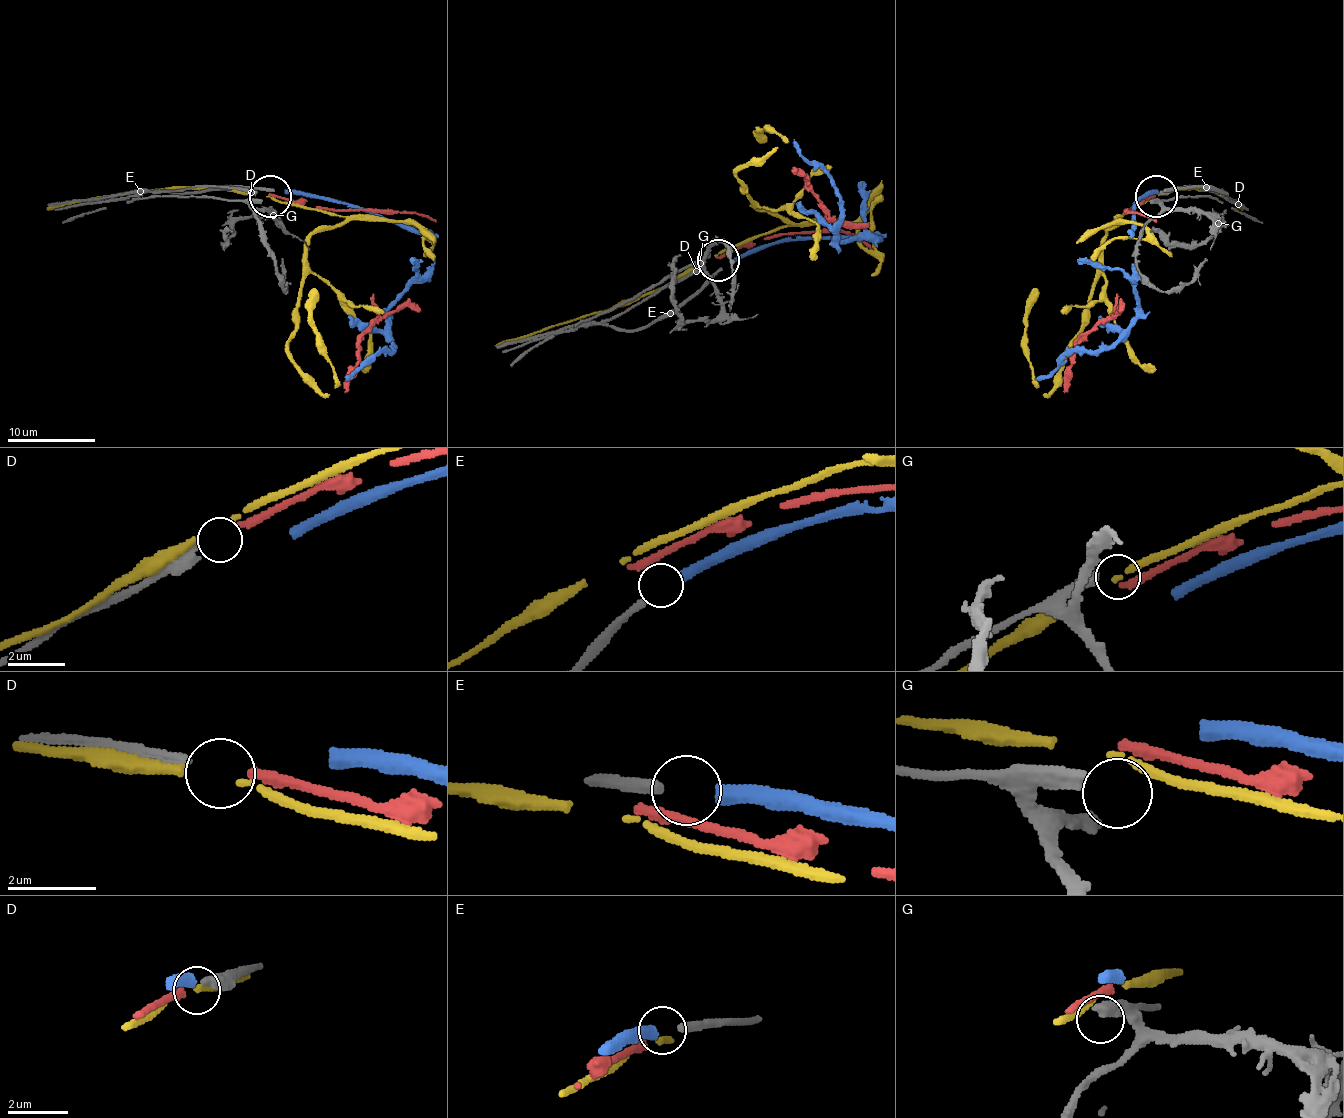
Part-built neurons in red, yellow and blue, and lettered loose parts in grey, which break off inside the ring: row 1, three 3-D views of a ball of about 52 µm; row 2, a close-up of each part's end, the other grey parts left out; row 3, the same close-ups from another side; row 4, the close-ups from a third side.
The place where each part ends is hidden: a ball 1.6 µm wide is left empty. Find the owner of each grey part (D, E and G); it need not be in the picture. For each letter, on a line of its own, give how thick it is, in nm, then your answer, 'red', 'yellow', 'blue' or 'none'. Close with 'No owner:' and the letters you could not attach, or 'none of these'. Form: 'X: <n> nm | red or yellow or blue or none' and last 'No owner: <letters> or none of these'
D: 400 nm | red
E: 280 nm | blue
G: 400 nm | none
No owner: G

